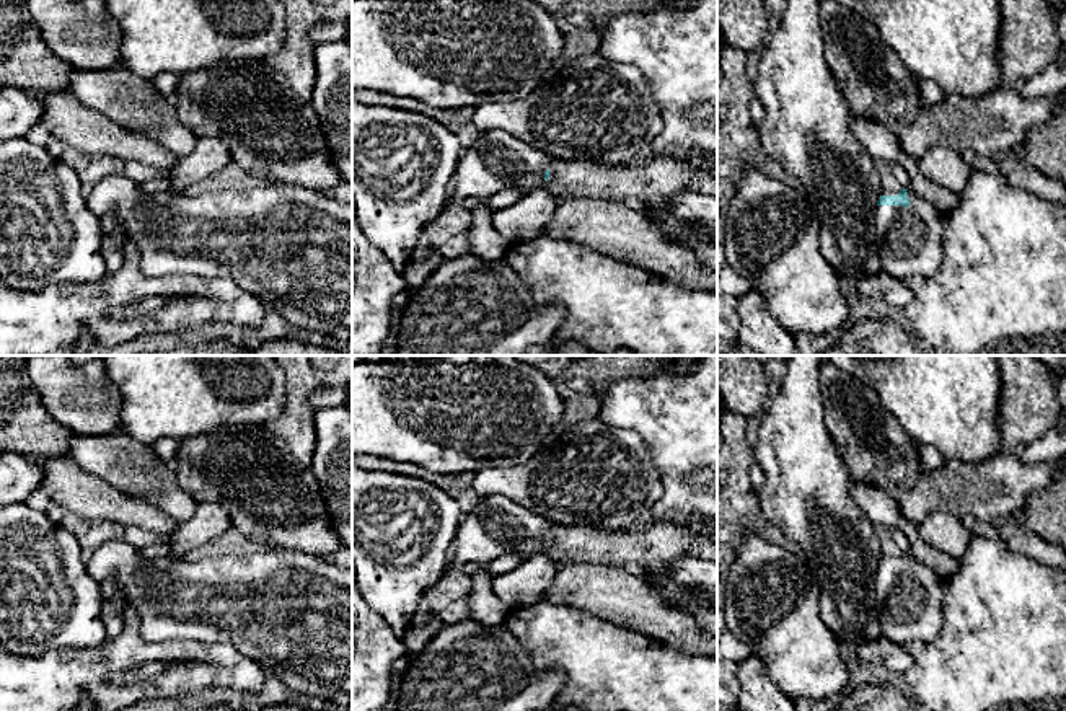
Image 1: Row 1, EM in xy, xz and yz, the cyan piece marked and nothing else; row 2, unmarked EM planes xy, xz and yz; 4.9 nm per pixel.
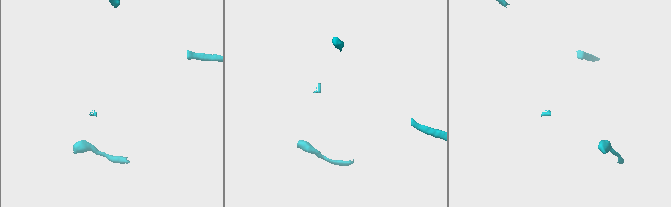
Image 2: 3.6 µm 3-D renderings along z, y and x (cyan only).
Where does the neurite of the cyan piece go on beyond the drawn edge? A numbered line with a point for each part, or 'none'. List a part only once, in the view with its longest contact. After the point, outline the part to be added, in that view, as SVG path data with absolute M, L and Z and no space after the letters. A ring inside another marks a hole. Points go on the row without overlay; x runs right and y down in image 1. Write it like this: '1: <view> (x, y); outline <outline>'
1: yz (908, 604); outline M911 554L906 556L910 571L877 571L875 602L880 620L882 636L903 646L913 639L921 643L934 641L940 633L942 623L942 581Z

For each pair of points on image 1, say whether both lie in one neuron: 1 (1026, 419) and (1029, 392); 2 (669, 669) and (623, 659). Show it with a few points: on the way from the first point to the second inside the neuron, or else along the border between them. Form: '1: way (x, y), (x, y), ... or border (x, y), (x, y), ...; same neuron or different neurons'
1: way (1026, 413), (1029, 398); same neuron
2: way (657, 669), (634, 669); same neuron

